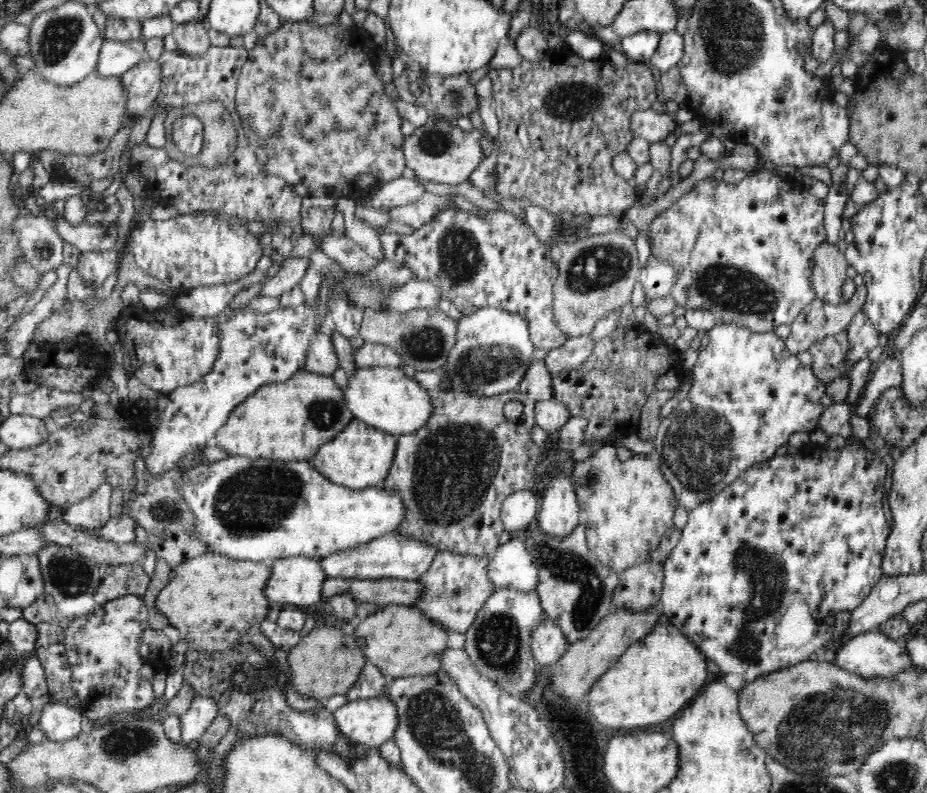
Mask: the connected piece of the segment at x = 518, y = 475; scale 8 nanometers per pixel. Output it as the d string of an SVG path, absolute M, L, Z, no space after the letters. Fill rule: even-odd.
M437 390L433 393L433 413L432 418L429 418L423 427L412 433L406 433L396 437L396 450L394 460L389 470L389 475L381 482L381 486L387 488L388 491L397 491L403 498L404 518L396 533L400 533L407 538L418 540L436 548L440 551L448 551L452 553L462 554L464 556L482 557L485 555L494 555L499 548L498 538L504 532L502 519L500 518L500 508L504 498L512 494L512 492L520 490L531 490L536 482L536 460L538 460L539 447L533 443L531 437L531 428L535 424L533 408L534 402L520 393L518 390L506 391L490 398L472 398L472 396L456 396L451 390ZM511 401L519 401L524 404L522 415L515 421L509 420L504 413L504 407Z

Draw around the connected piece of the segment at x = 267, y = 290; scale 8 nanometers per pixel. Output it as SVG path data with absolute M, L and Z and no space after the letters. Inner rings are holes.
M286 257L278 274L268 279L262 286L261 296L272 296L280 299L284 292L288 292L301 282L304 273L309 267L309 260L296 260L294 257Z

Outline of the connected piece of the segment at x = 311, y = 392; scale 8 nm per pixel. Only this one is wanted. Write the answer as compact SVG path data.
M304 368L288 380L259 388L230 414L230 418L218 429L213 442L236 456L284 462L311 462L320 445L331 441L354 419L348 405L345 404L343 386L332 376L319 375Z

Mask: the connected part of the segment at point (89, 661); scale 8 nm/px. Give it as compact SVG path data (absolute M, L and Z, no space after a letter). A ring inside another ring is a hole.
M135 595L108 601L88 615L71 617L65 636L71 683L82 704L100 707L100 710L84 710L86 718L100 720L118 712L142 712L154 702L152 684L138 677L143 665L138 655L138 638L148 627L147 604Z

